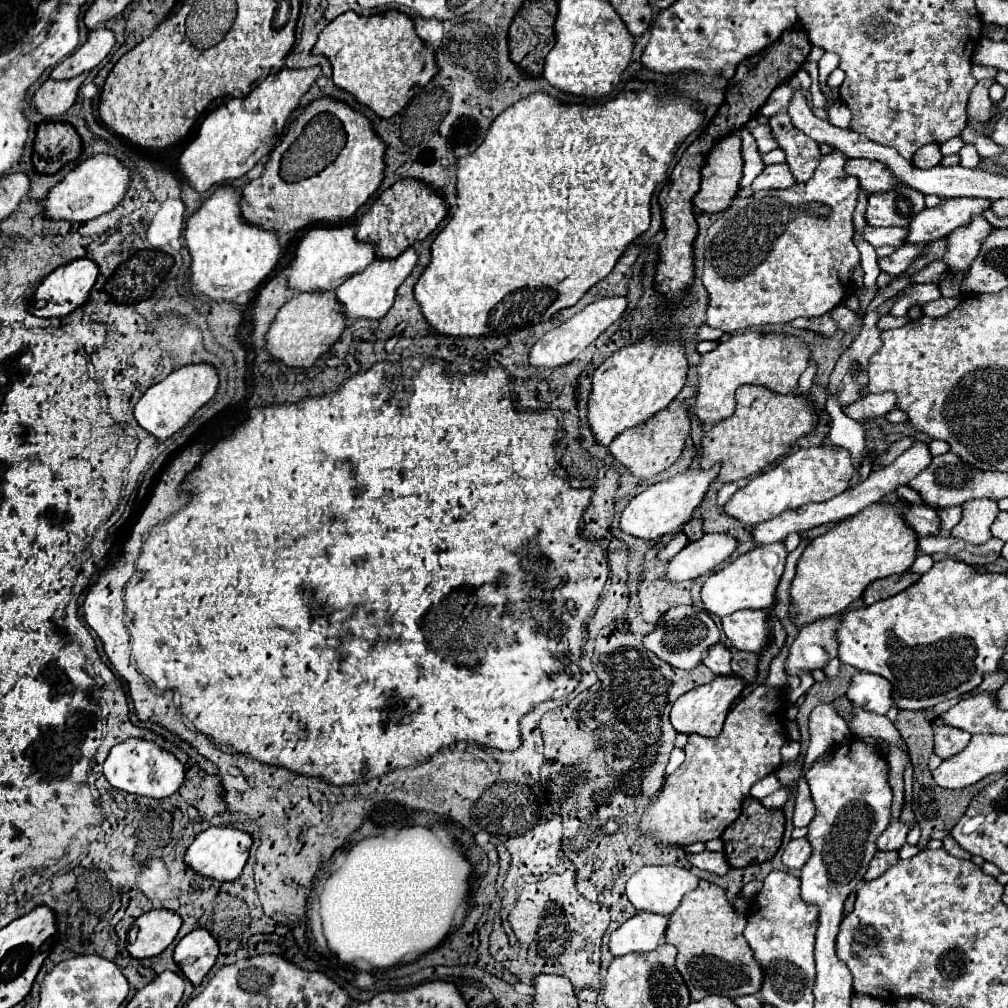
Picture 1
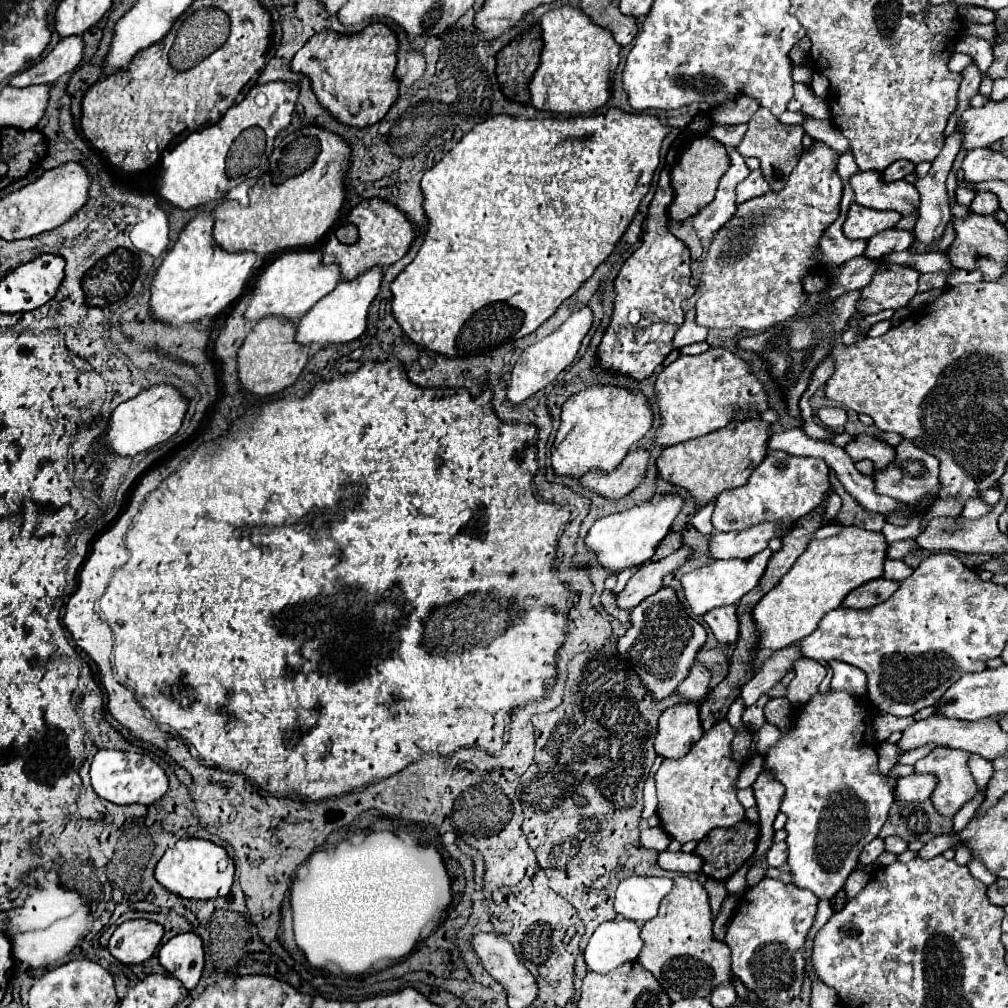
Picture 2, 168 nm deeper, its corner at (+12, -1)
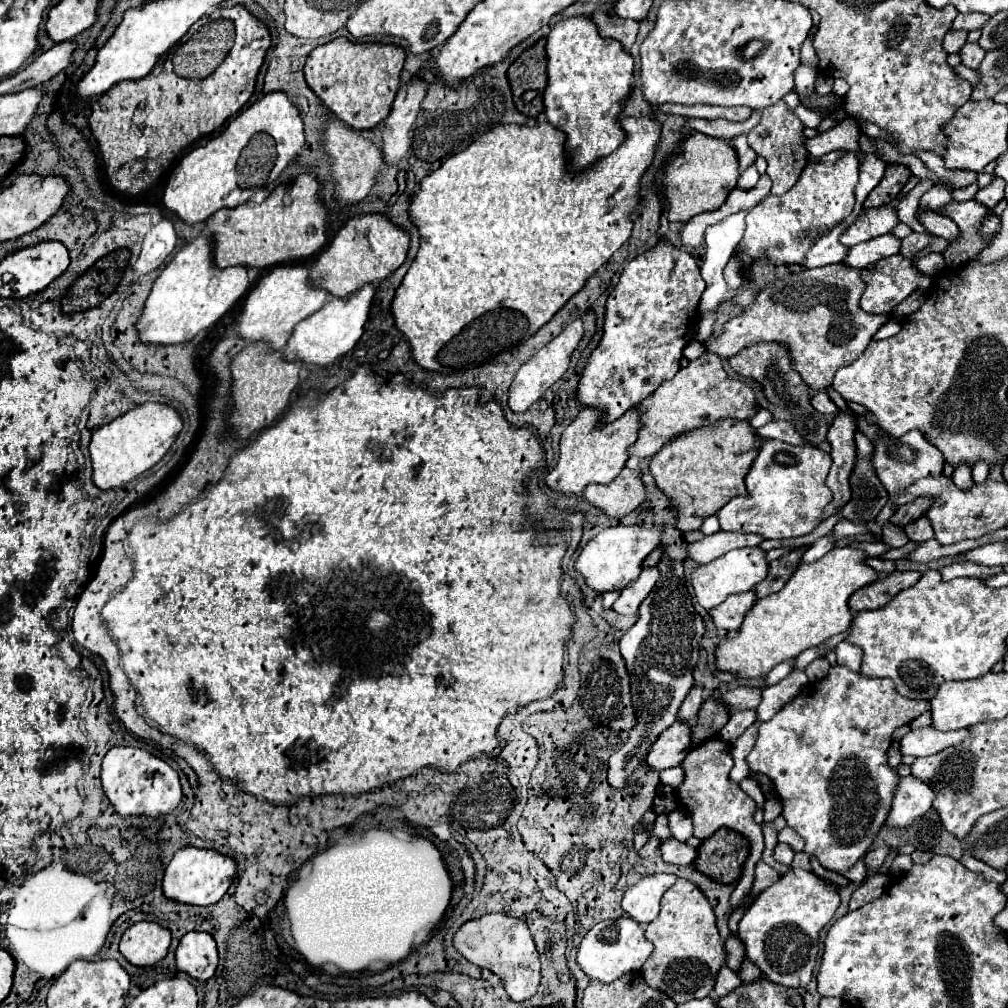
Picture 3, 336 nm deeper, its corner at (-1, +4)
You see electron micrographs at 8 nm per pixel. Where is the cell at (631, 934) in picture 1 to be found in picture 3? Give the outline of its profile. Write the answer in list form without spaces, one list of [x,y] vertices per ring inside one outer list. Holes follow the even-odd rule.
[[[623,915],[623,917],[615,919],[615,921],[597,923],[583,937],[583,941],[579,945],[579,951],[577,951],[577,963],[581,965],[581,969],[591,979],[611,983],[611,981],[619,979],[625,973],[639,971],[651,953],[653,953],[653,945],[651,945],[651,941],[645,939],[643,925],[637,923],[637,921],[631,921],[631,917]]]

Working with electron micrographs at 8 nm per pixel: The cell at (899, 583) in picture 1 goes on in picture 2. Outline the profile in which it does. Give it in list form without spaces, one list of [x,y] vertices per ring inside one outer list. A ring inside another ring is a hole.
[[[878,578],[878,580],[870,580],[868,584],[852,590],[842,606],[844,608],[856,608],[856,610],[866,610],[872,608],[884,600],[888,600],[896,590],[900,588],[900,582],[894,580],[886,580],[886,578]]]

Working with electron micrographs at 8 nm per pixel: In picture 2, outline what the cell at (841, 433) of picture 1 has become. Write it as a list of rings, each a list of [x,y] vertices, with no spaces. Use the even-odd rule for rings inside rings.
[[[832,492],[832,494],[828,496],[828,510],[826,510],[826,522],[828,522],[828,524],[832,524],[832,520],[836,520],[838,512],[840,512],[840,506],[842,506],[840,496],[838,496],[836,492]]]

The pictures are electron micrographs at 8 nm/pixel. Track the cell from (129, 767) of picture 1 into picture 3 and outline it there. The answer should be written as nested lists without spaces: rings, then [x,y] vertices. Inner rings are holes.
[[[113,747],[103,757],[101,783],[105,795],[119,815],[167,815],[181,801],[181,783],[177,771],[163,759],[151,755],[145,749],[135,747]]]

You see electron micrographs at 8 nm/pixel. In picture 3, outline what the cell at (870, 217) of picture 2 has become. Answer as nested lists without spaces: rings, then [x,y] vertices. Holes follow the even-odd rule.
[[[879,205],[879,207],[863,209],[863,213],[857,217],[857,221],[841,235],[841,241],[843,241],[843,245],[853,247],[853,245],[869,241],[873,237],[891,233],[897,223],[899,223],[899,217],[897,217],[897,209],[893,205]]]

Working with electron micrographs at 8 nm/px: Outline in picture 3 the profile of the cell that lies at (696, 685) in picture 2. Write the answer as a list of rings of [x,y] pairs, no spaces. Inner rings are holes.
[[[695,685],[691,691],[689,691],[689,695],[687,695],[687,699],[683,701],[683,705],[681,705],[681,709],[679,709],[679,719],[685,719],[685,721],[689,721],[689,723],[695,723],[697,721],[697,713],[699,713],[699,709],[701,709],[701,705],[703,705],[703,687],[701,685]]]

